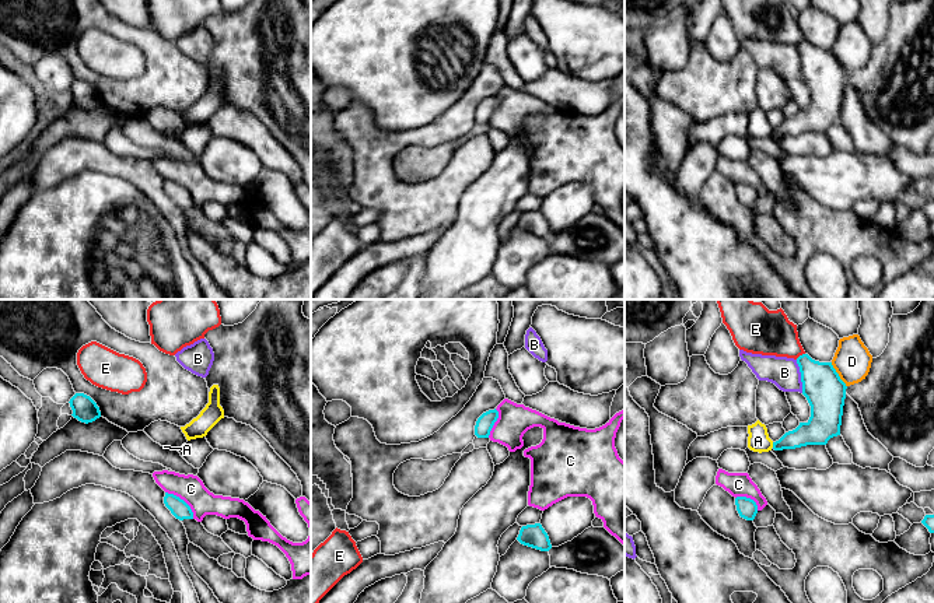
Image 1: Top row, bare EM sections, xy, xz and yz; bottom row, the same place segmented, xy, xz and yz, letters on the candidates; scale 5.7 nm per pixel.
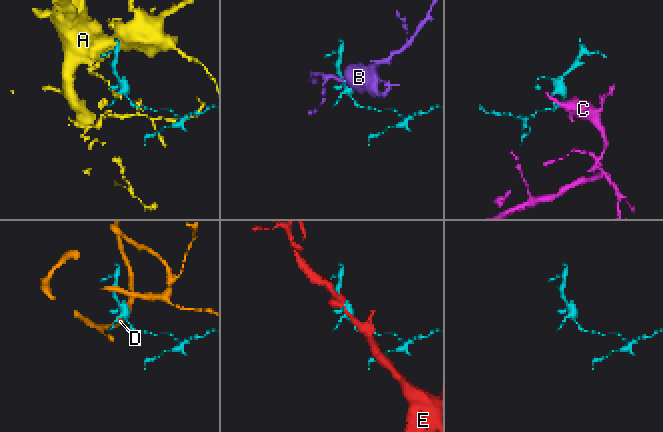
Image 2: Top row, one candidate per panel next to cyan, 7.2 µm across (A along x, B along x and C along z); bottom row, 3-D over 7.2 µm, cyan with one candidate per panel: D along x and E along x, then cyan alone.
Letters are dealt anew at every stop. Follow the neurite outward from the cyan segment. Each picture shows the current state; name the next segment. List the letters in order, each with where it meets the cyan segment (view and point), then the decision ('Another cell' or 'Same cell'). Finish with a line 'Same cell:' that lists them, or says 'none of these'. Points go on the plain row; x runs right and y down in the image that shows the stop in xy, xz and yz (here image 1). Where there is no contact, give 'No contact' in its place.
A: Touches cyan at yz (773, 132). Another cell
B: Touches cyan at yz (801, 63). Another cell
C: Touches cyan at xy (184, 188). Another cell
D: Touches cyan at yz (838, 62). Another cell
E: Touches cyan at yz (800, 42). Another cell
Same cell: none of these

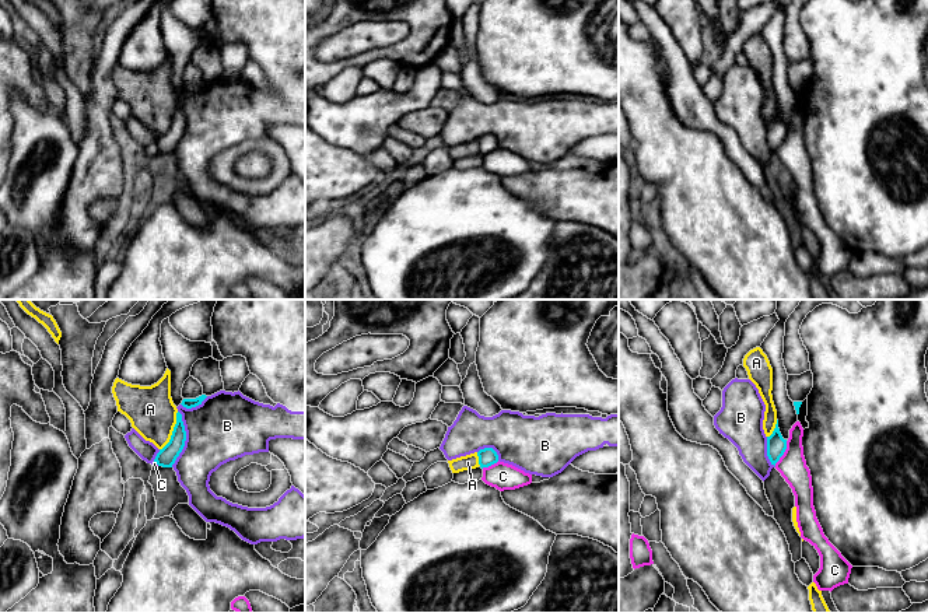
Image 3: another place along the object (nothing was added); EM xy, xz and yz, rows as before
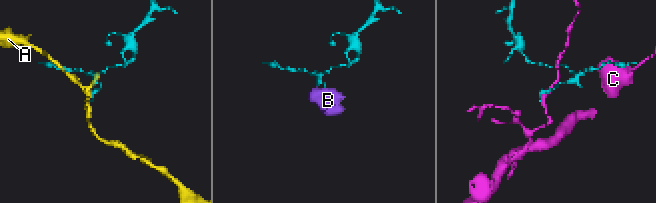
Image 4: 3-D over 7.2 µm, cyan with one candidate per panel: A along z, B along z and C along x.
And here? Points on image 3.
A: Touches cyan at xy (172, 118). Another cell
B: Touches cyan at xy (185, 125). Another cell
C: Touches cyan at yz (783, 140). Another cell
Same cell: none of these

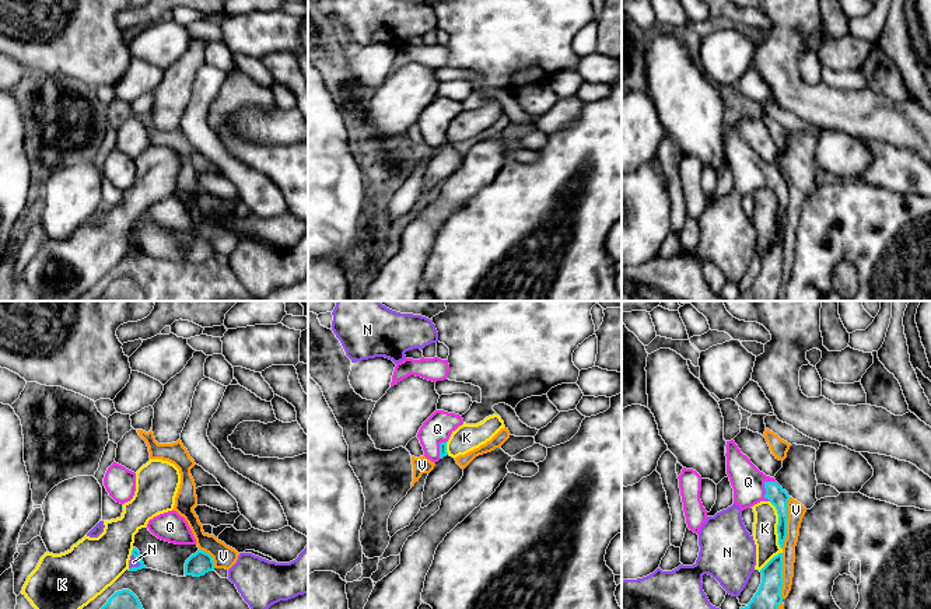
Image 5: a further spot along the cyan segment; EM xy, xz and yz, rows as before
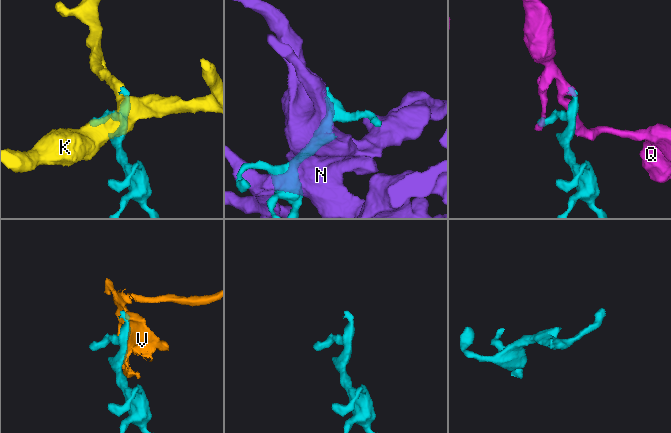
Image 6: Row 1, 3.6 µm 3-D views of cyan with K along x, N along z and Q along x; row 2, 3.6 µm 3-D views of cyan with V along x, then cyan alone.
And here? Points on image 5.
K: Touches cyan at yz (777, 212). Another cell
N: Touches cyan at xy (140, 251). Another cell
Q: Touches cyan at yz (766, 178). Same cell
V: Touches cyan at yz (786, 209). Another cell
Same cell: Q

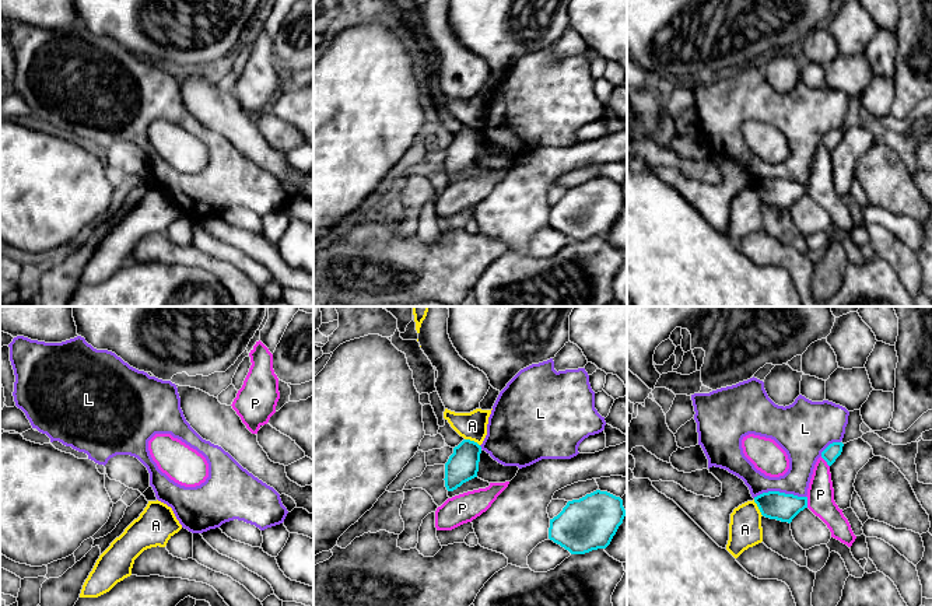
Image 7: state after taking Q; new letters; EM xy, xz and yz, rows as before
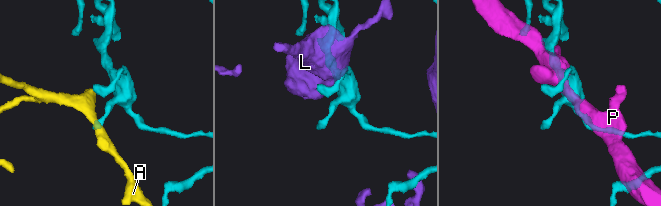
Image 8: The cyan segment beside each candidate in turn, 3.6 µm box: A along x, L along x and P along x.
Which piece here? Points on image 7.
A: Touches cyan at yz (759, 195). Another cell
L: Touches cyan at yz (778, 178). Another cell
P: Touches cyan at yz (806, 188). Another cell
Same cell: none of these

